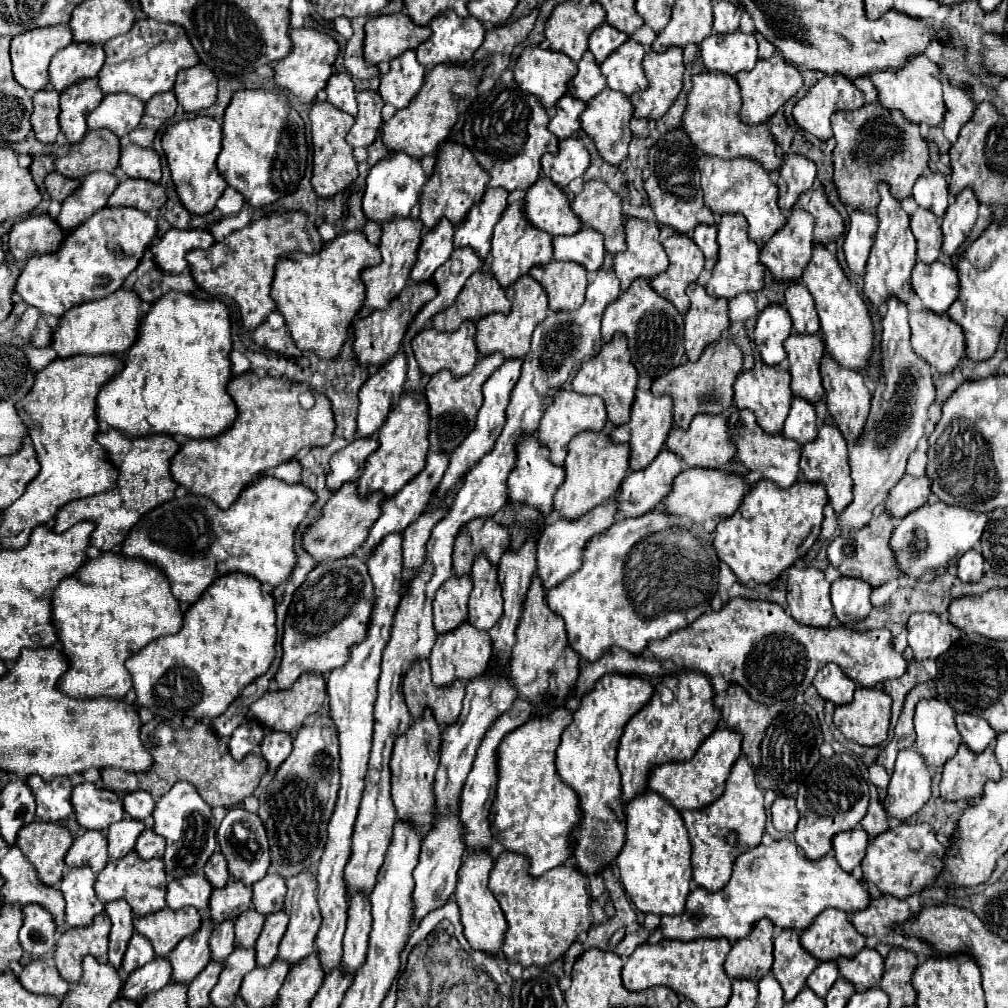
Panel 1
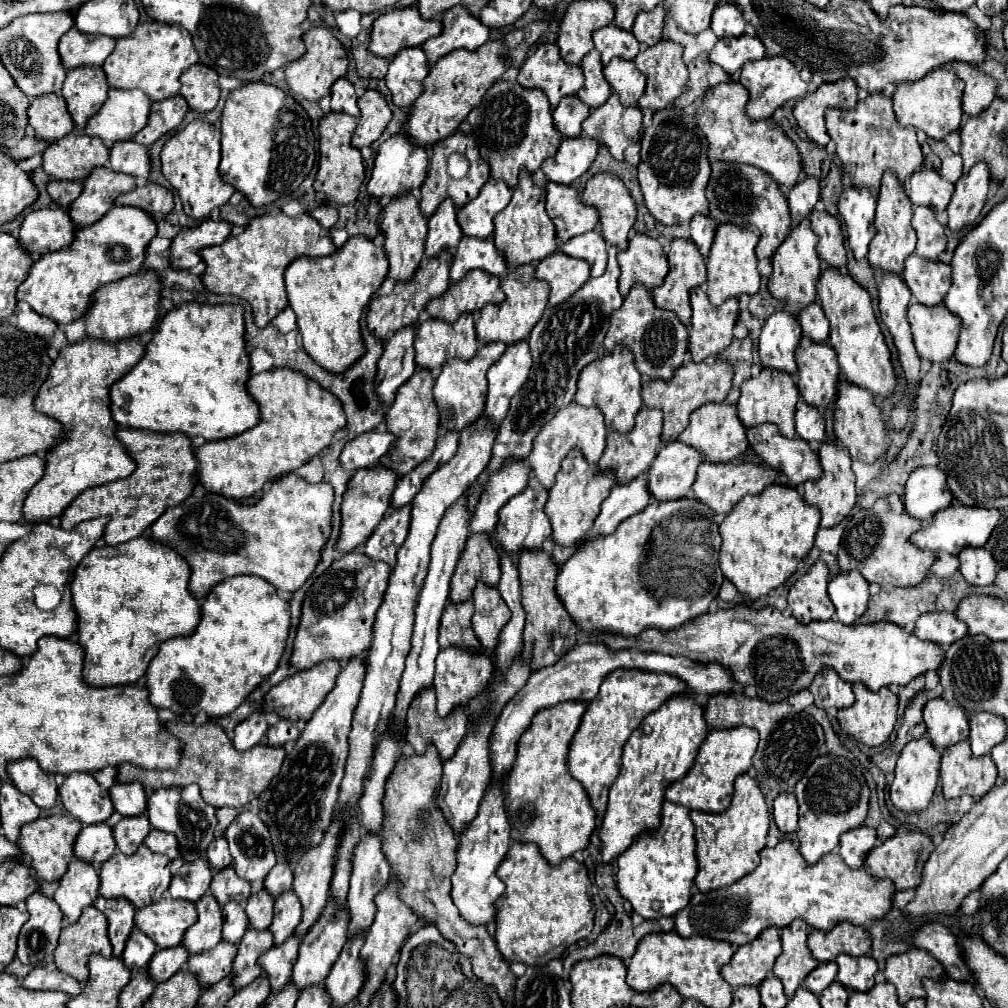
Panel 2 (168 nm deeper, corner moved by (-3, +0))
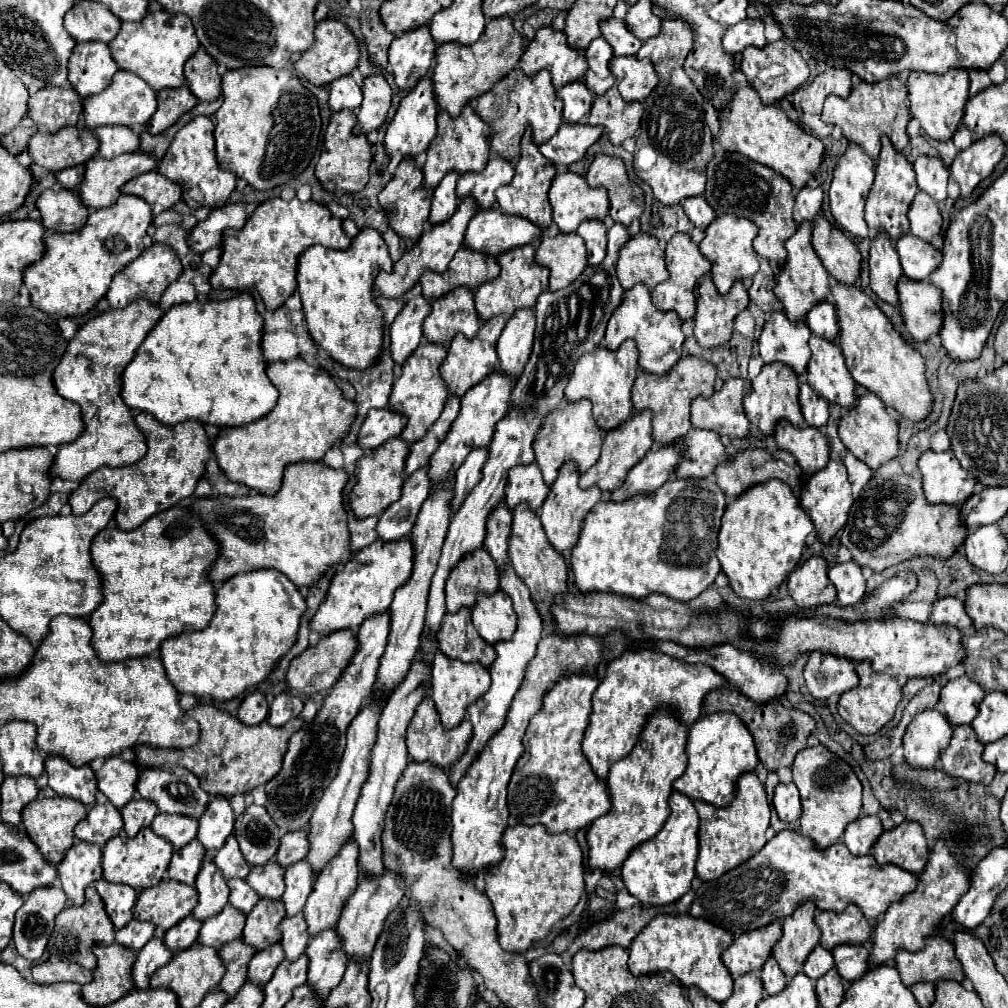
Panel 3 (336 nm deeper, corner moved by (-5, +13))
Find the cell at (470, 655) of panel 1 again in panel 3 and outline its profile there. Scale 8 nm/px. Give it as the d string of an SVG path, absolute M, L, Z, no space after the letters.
M441 651L435 653L433 659L433 681L431 681L431 697L435 701L435 707L441 715L443 727L455 727L459 721L463 721L467 707L477 701L483 691L491 685L489 669L483 667L481 663L459 663L455 659L447 659Z

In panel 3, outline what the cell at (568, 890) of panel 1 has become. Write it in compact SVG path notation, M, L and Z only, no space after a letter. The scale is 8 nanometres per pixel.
M543 825L507 827L503 835L503 843L505 843L505 857L493 871L487 871L485 895L491 899L491 905L497 917L499 945L511 953L525 953L527 949L541 945L549 937L555 923L565 919L581 901L579 897L583 895L583 889L585 889L583 853L575 837L569 837L567 833L549 835Z

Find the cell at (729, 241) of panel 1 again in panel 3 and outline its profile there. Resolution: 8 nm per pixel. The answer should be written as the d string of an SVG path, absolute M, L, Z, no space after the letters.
M721 215L707 227L705 239L699 243L699 249L711 261L711 279L721 295L727 295L735 279L753 277L759 271L759 255L751 245L757 237L757 231L759 227L755 227L755 223L737 215Z

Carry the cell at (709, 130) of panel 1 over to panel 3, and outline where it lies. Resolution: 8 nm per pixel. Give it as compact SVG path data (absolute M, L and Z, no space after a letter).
M737 87L729 107L719 111L719 143L725 151L737 151L741 155L747 155L749 159L755 159L757 163L763 163L783 175L791 181L793 187L801 189L805 183L813 177L813 171L819 167L825 147L821 139L815 135L803 131L797 123L793 123L787 113L779 105L761 105L761 99L757 91L747 87Z

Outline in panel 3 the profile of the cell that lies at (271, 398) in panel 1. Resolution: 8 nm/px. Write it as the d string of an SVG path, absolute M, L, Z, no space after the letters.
M303 357L269 363L267 377L279 391L273 411L249 425L221 429L213 443L213 453L221 471L231 481L273 495L281 487L285 465L319 461L337 439L347 435L357 405L343 397L335 379L327 371L309 365Z

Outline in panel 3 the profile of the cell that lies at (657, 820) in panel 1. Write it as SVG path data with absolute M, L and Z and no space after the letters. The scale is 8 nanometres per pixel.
M673 791L669 797L671 815L665 821L663 829L649 841L637 845L629 859L621 865L621 879L627 887L627 891L639 899L643 905L667 905L681 899L691 889L691 879L695 877L695 861L698 851L699 817L693 801Z

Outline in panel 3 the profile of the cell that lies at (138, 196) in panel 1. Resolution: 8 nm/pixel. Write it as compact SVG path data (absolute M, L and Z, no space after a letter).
M147 171L135 179L131 179L121 193L131 193L145 199L149 205L161 205L163 209L171 209L181 199L179 183L167 179L159 171Z

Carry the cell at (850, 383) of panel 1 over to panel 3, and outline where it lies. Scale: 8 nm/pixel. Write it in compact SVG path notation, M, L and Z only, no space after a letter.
M865 391L865 395L857 397L855 407L847 409L839 421L839 437L843 445L861 461L865 461L871 469L881 467L883 463L891 461L897 455L899 443L897 443L897 433L899 425L897 421L889 415L885 403L873 395L871 391Z

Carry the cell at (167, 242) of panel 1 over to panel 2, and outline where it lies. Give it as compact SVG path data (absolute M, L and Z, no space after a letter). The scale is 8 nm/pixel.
M205 220L197 228L181 230L171 242L171 256L175 268L193 268L201 262L199 252L207 246L221 244L231 234L227 220Z

